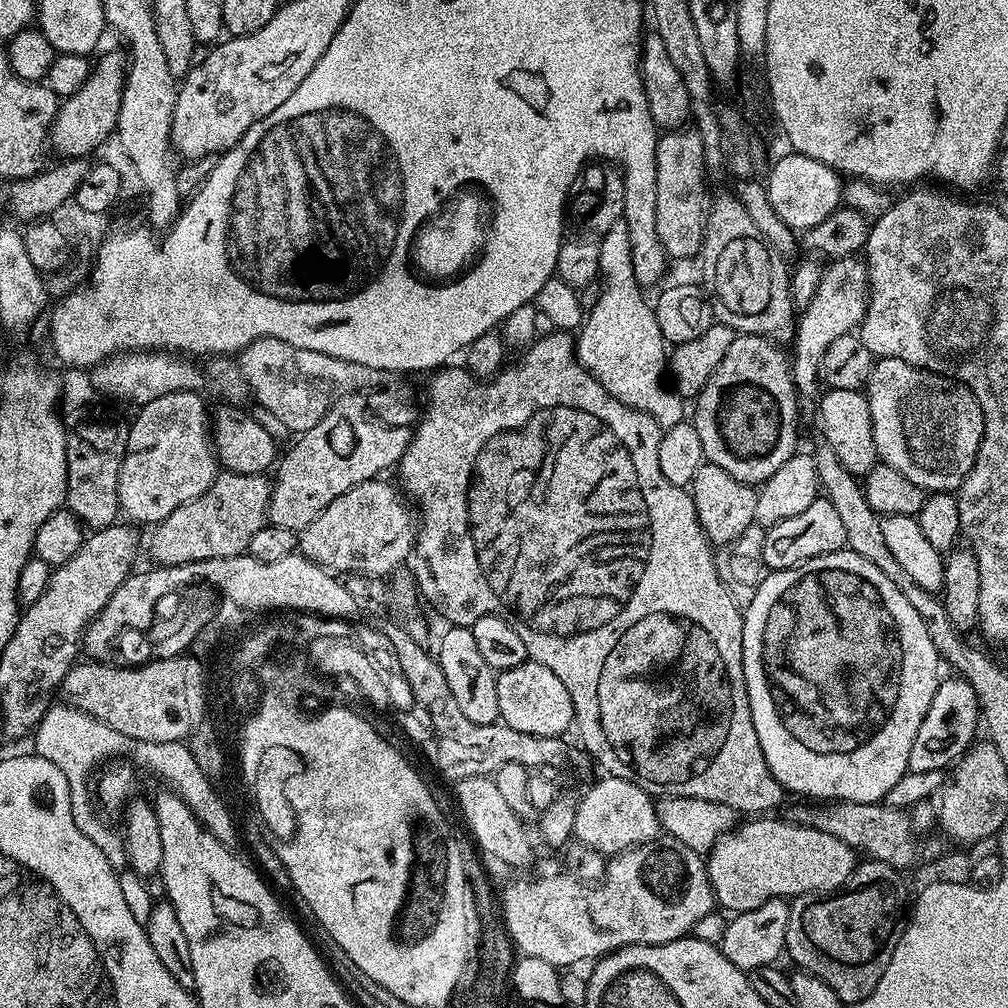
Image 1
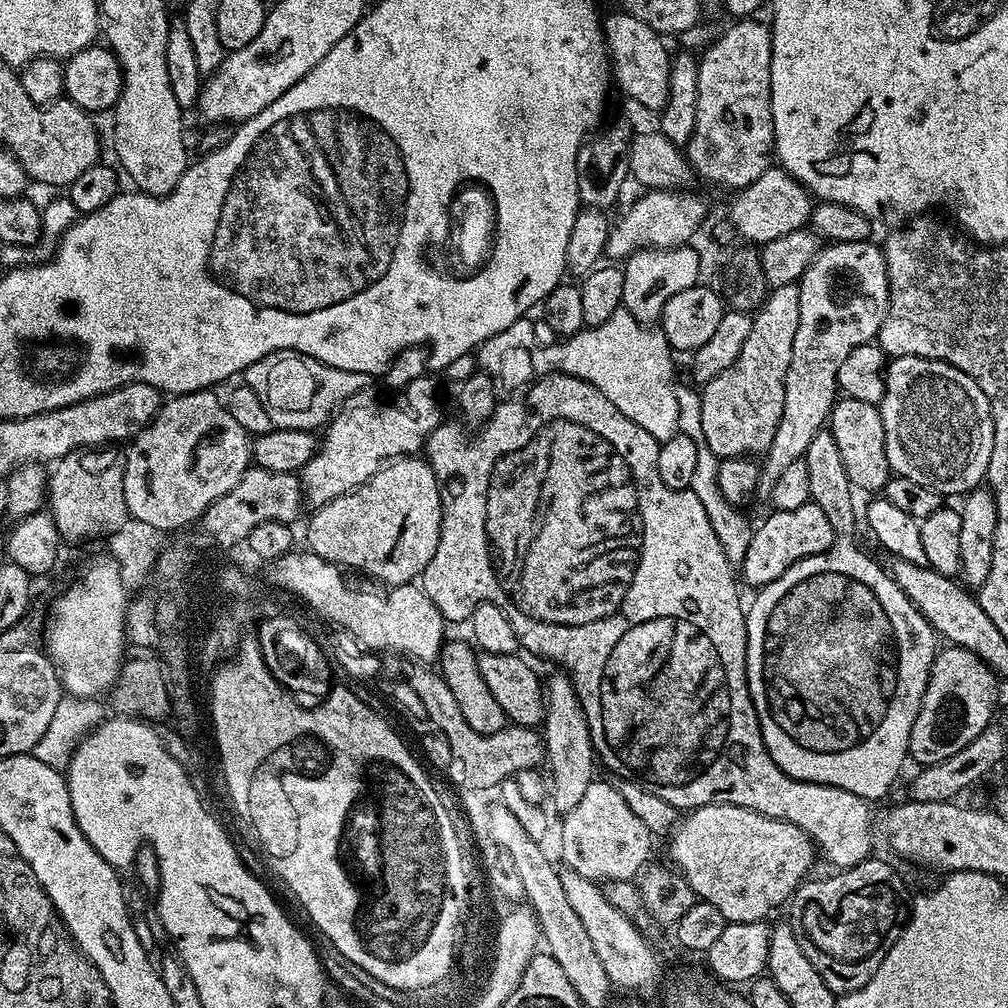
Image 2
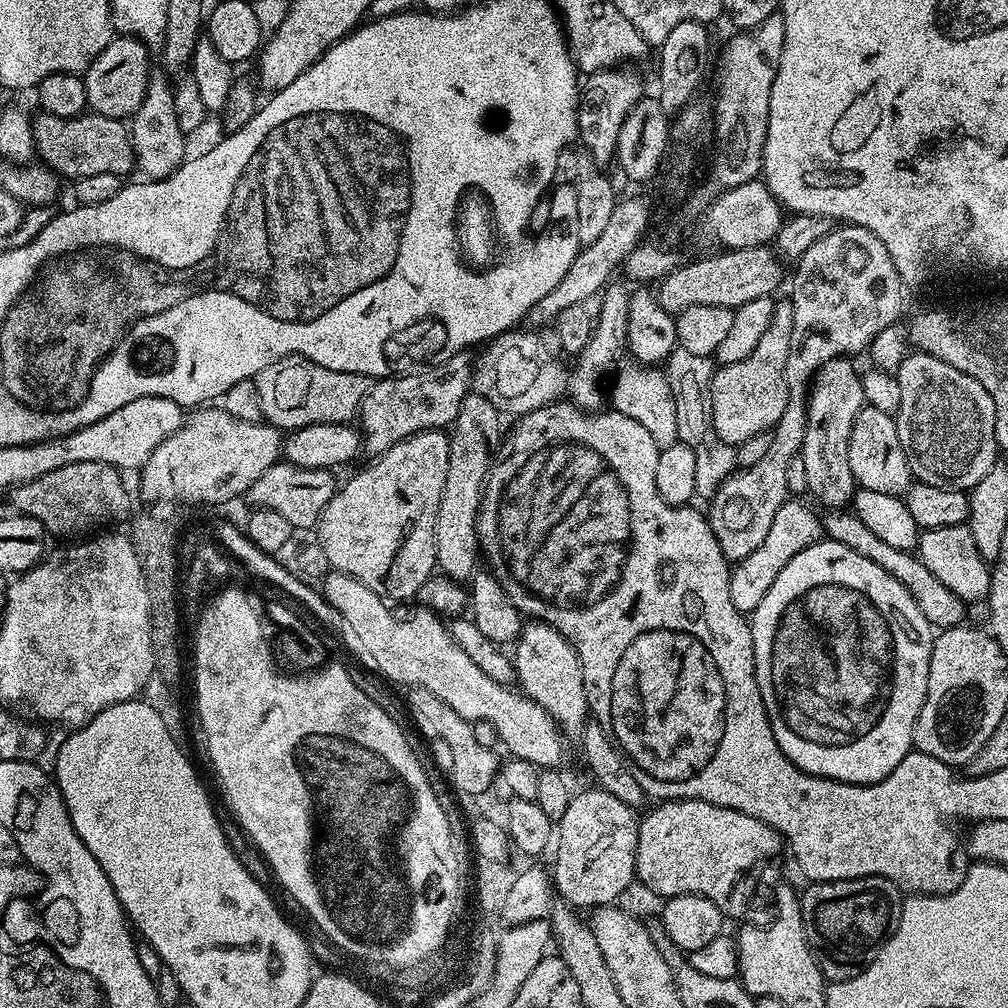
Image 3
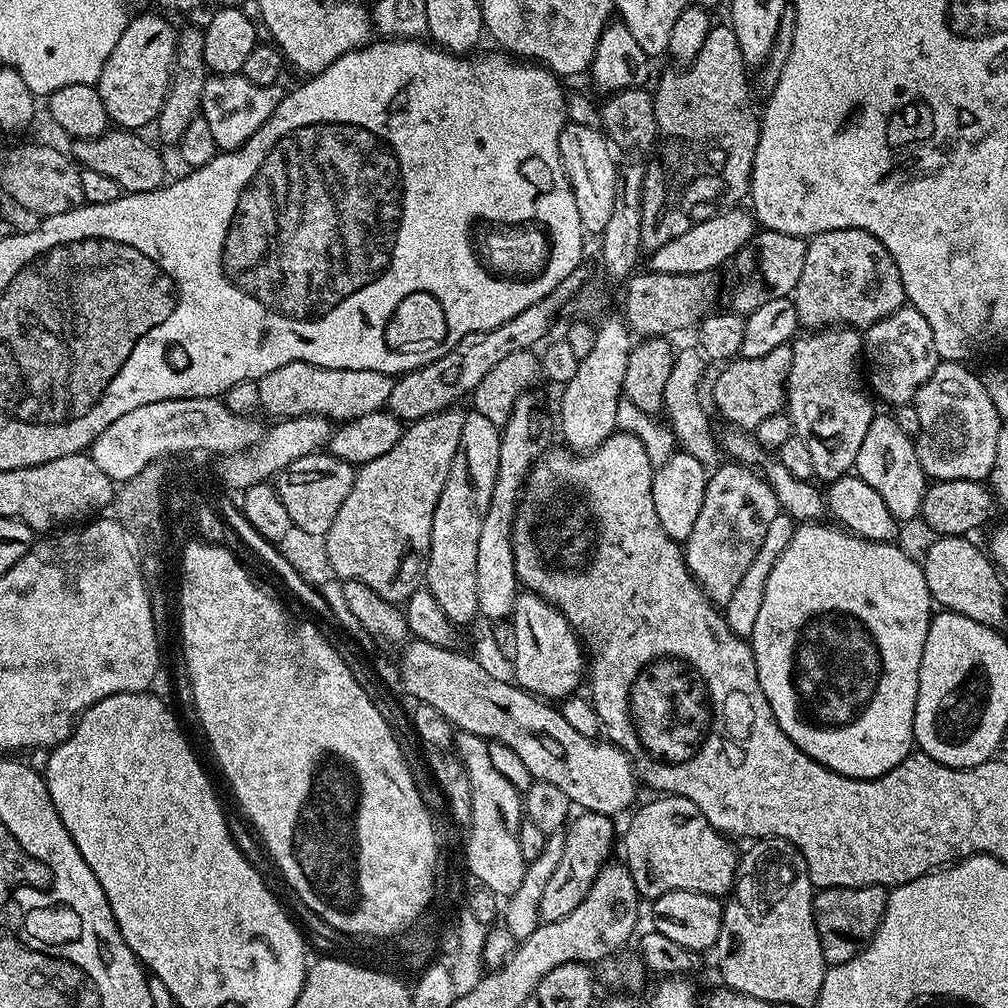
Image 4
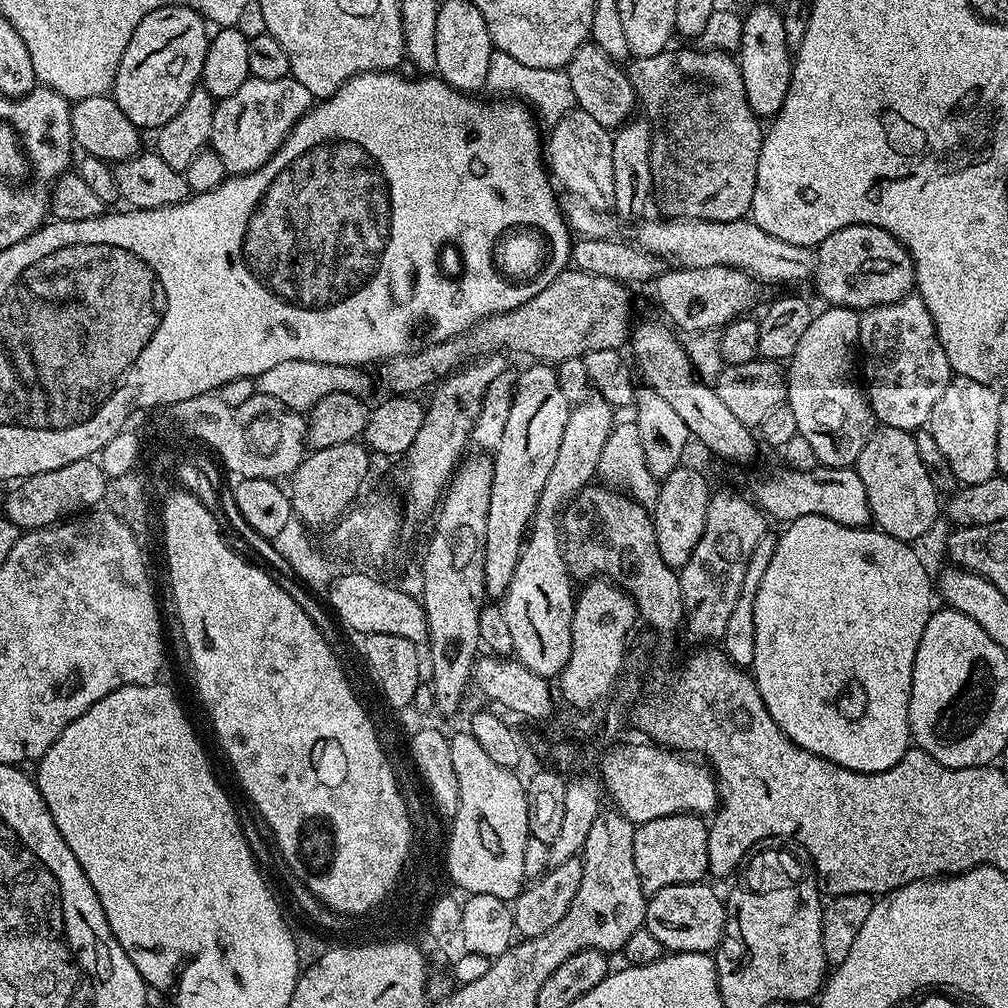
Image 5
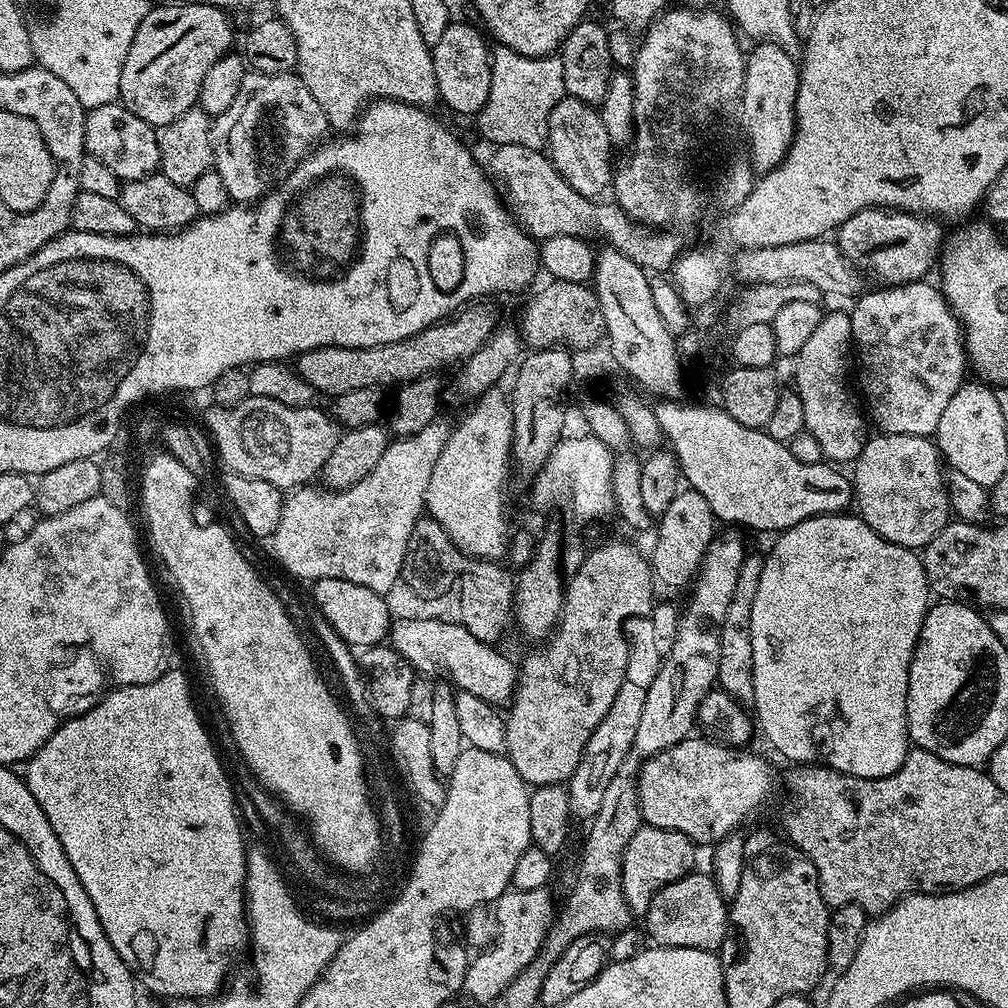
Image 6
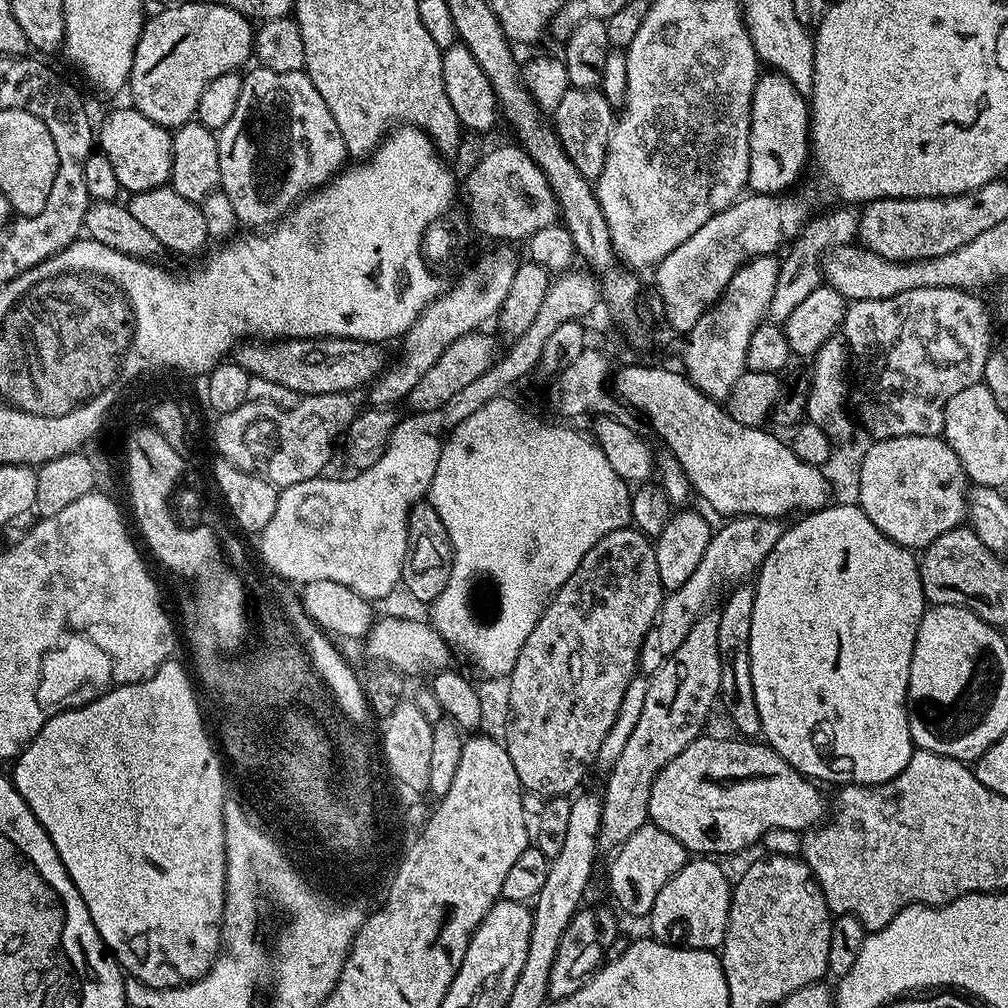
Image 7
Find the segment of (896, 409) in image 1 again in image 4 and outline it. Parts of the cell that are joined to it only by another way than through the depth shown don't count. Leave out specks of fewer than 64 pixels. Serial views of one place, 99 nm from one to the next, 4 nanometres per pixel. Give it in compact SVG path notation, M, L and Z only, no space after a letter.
M941 362L934 374L920 384L914 397L920 432L914 437L918 462L922 462L925 477L937 480L979 480L987 481L990 466L994 466L994 449L1002 421L990 394L984 389L983 379L975 376L960 362Z

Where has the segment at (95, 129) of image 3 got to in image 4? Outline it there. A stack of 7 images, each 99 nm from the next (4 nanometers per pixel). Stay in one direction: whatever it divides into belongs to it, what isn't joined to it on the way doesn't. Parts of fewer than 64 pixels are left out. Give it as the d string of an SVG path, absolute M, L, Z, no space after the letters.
M109 130L94 138L76 140L70 152L80 168L107 174L110 178L114 178L114 182L118 182L118 186L125 193L149 192L164 187L166 183L164 160L160 157L161 149L155 143L147 144L140 136L143 135L136 130Z

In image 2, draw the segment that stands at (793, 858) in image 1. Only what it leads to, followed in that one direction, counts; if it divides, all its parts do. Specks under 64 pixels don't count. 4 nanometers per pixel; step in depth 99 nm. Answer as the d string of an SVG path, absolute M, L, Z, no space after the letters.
M707 804L691 809L677 823L668 844L668 856L686 883L703 903L712 904L729 924L767 921L771 912L791 901L793 892L809 879L812 863L818 860L818 849L812 837L794 822L770 818L742 806Z

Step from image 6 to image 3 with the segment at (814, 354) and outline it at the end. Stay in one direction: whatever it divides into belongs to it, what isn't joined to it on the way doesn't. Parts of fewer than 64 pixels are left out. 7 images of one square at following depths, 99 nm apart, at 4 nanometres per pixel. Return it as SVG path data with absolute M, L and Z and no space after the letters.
M840 357L821 368L809 391L806 436L800 459L806 473L807 493L828 510L845 509L856 493L853 471L850 470L849 440L854 418L866 406L861 373L852 360Z

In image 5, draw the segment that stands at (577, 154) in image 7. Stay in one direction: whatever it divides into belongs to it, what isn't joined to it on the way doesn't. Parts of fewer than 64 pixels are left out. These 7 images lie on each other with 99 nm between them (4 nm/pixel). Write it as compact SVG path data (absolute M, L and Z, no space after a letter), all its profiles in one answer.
M573 110L553 125L548 133L546 164L558 184L560 179L561 186L568 194L596 211L607 212L614 209L612 132L594 122L588 114Z

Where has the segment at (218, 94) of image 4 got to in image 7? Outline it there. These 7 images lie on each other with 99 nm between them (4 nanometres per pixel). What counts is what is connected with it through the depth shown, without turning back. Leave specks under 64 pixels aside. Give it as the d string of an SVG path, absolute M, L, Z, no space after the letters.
M254 67L252 73L247 73L242 82L242 94L238 94L238 106L234 106L234 114L226 126L218 129L216 141L218 142L218 170L220 171L220 188L230 198L230 206L234 206L234 214L241 225L249 224L249 229L260 230L263 224L275 225L303 197L305 194L325 185L337 172L345 167L349 159L346 146L342 142L342 134L334 122L334 114L326 107L326 102L322 102L322 94L314 90L314 82L310 82L307 72L301 70L292 73L275 73L274 70Z

